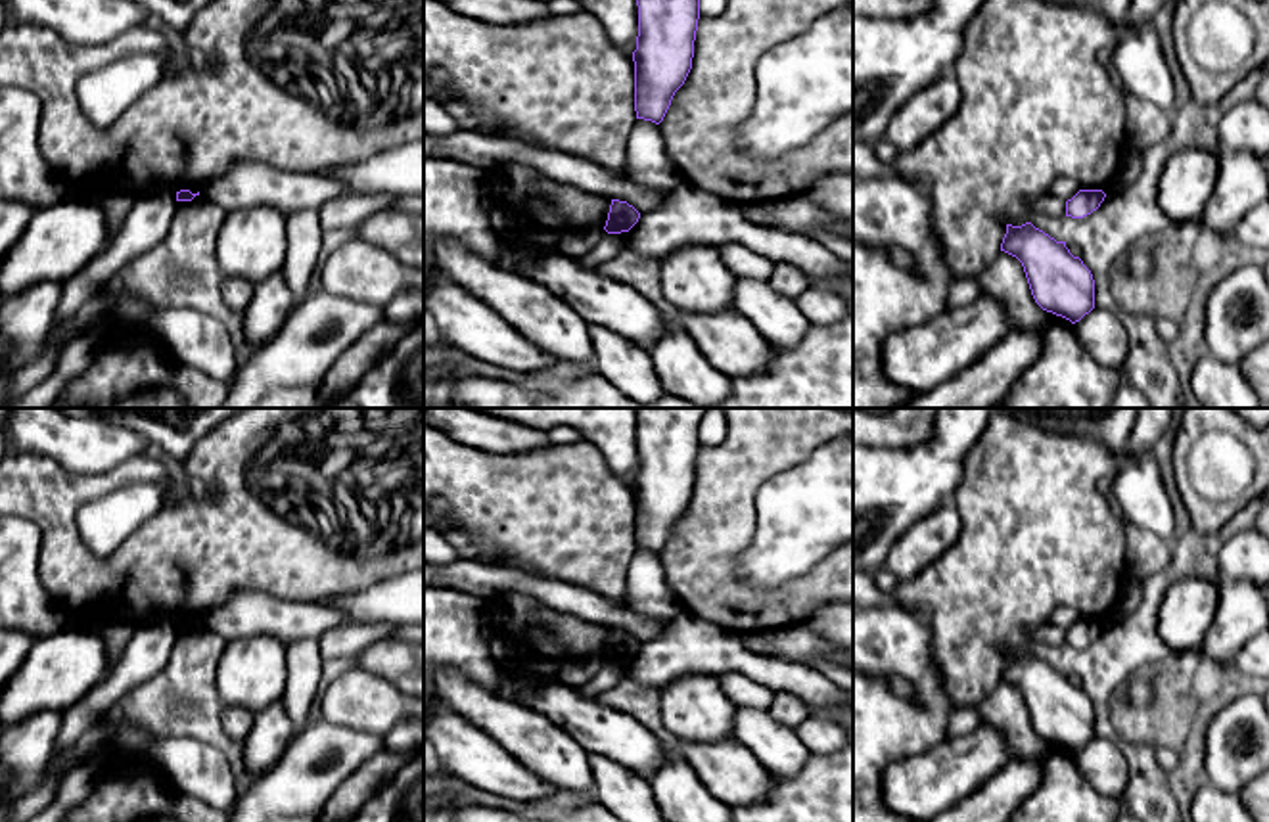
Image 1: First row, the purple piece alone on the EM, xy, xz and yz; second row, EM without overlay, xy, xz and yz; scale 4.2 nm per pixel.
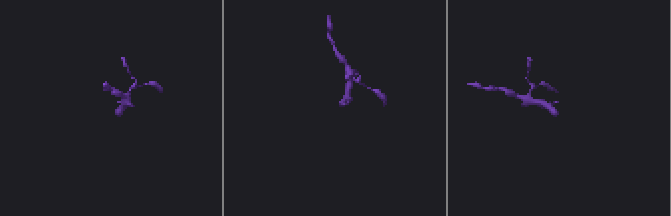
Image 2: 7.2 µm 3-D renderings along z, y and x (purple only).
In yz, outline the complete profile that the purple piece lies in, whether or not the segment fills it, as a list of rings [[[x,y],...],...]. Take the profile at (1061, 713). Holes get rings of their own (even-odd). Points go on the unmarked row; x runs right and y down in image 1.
[[[1031,651],[1006,653],[1001,680],[1016,686],[1026,701],[1035,732],[1056,745],[1079,751],[1095,738],[1095,709],[1066,671],[1056,671]]]

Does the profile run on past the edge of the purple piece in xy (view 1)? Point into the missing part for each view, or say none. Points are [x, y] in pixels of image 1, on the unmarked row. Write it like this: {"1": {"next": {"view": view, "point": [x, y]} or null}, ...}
{"1": {"next": null}}

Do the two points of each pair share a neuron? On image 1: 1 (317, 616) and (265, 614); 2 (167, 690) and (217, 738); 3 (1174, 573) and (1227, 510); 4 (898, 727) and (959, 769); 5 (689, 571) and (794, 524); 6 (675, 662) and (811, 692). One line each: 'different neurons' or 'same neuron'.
1: same neuron
2: same neuron
3: different neurons
4: different neurons
5: different neurons
6: same neuron

